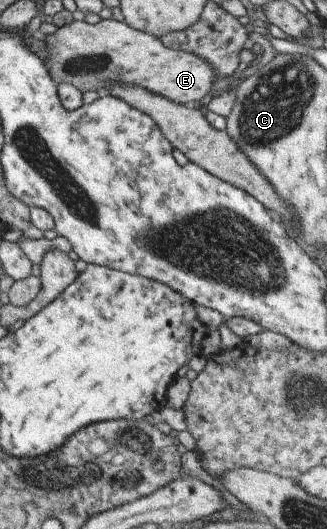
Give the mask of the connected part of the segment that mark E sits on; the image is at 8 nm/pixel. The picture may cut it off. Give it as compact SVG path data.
M106 19L94 25L72 21L60 27L50 36L41 36L46 45L46 57L42 60L48 75L58 86L60 83L74 85L81 93L95 90L105 95L108 83L140 85L153 93L170 99L179 105L205 101L212 83L219 79L208 61L194 53L164 47L150 33L128 27L123 21Z

